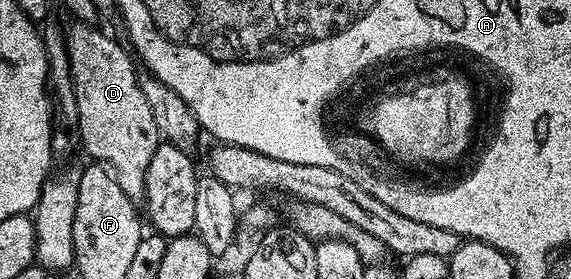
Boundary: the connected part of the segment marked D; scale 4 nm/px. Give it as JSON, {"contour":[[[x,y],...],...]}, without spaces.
{"contour":[[[74,21],[72,25],[73,27],[65,34],[65,48],[69,53],[69,67],[77,101],[77,133],[80,149],[85,149],[93,157],[90,159],[94,163],[108,169],[119,184],[119,188],[123,188],[125,195],[134,204],[144,203],[147,198],[145,169],[147,164],[151,164],[151,156],[155,156],[159,135],[155,116],[151,116],[151,104],[147,104],[147,96],[143,96],[138,71],[133,71],[134,55],[124,45],[121,47],[111,35],[96,30],[98,28],[96,25],[81,21]]]}

